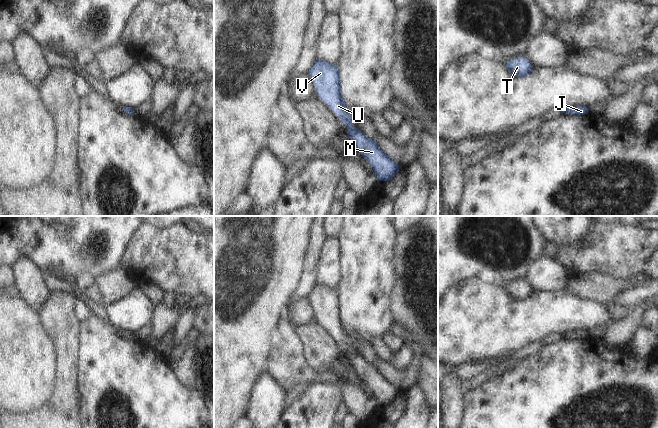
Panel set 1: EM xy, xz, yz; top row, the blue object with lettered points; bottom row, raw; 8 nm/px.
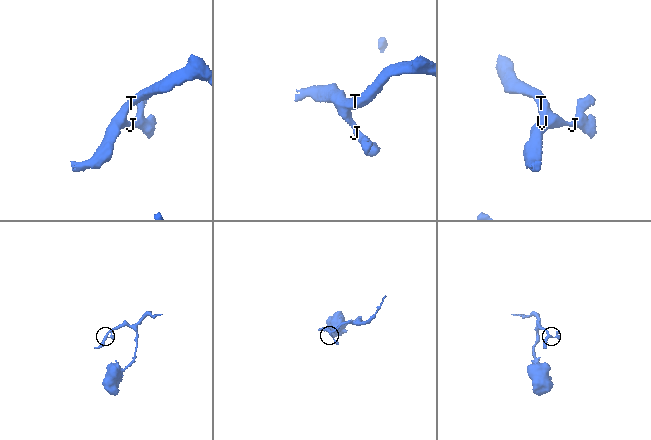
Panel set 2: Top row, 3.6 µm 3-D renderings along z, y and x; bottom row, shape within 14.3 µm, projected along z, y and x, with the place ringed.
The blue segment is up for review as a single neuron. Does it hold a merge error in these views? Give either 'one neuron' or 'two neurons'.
one neuron

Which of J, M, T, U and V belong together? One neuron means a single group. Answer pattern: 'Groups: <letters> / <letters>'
Groups: J M T U V

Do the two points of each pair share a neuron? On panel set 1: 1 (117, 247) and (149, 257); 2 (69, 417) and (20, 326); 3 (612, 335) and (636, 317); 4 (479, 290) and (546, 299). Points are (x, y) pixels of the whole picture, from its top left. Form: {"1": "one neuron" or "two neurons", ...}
{"1": "two neurons", "2": "two neurons", "3": "one neuron", "4": "one neuron"}

